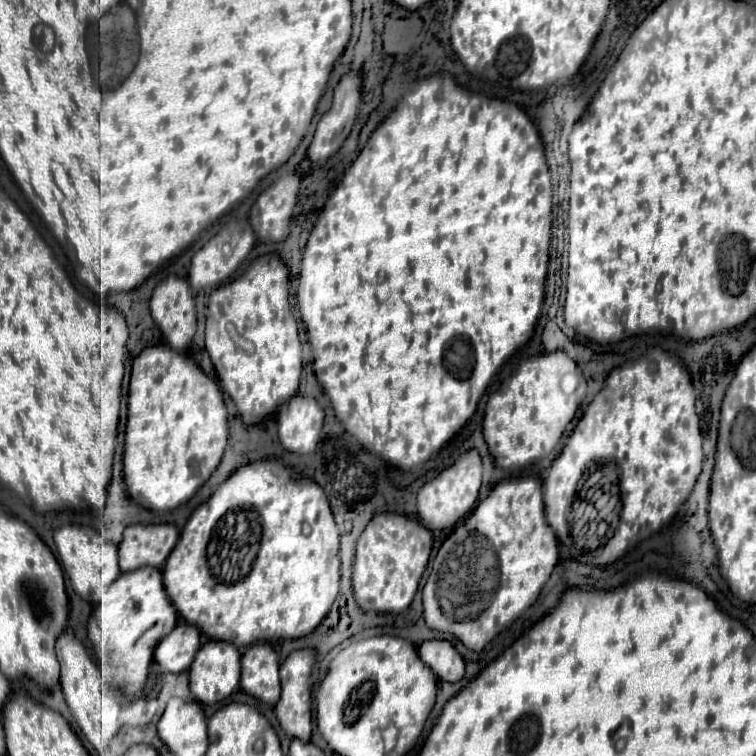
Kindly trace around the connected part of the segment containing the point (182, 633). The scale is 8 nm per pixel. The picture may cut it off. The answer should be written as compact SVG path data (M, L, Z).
M179 621L177 627L157 645L155 661L159 663L163 673L177 675L191 669L193 657L197 655L199 647L201 633L193 625Z

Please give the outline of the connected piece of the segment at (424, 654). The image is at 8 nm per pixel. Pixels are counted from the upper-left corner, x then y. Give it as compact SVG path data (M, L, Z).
M439 639L425 641L419 647L419 653L421 653L421 659L425 661L425 665L429 665L429 669L433 669L437 679L449 681L449 683L457 683L463 679L465 661L449 641L439 641Z

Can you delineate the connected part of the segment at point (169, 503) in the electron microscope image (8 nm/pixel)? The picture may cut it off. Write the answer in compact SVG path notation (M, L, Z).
M169 345L147 347L141 351L133 361L123 453L123 479L131 501L153 513L167 513L187 503L217 469L227 445L227 433L229 427L223 395L217 383L213 383L213 379L209 379L189 355L177 353L175 349L169 349Z

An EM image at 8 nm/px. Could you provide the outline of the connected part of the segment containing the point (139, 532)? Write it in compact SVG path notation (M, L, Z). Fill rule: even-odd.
M131 525L123 533L119 545L121 571L129 573L141 567L161 569L177 543L177 529L173 525Z

